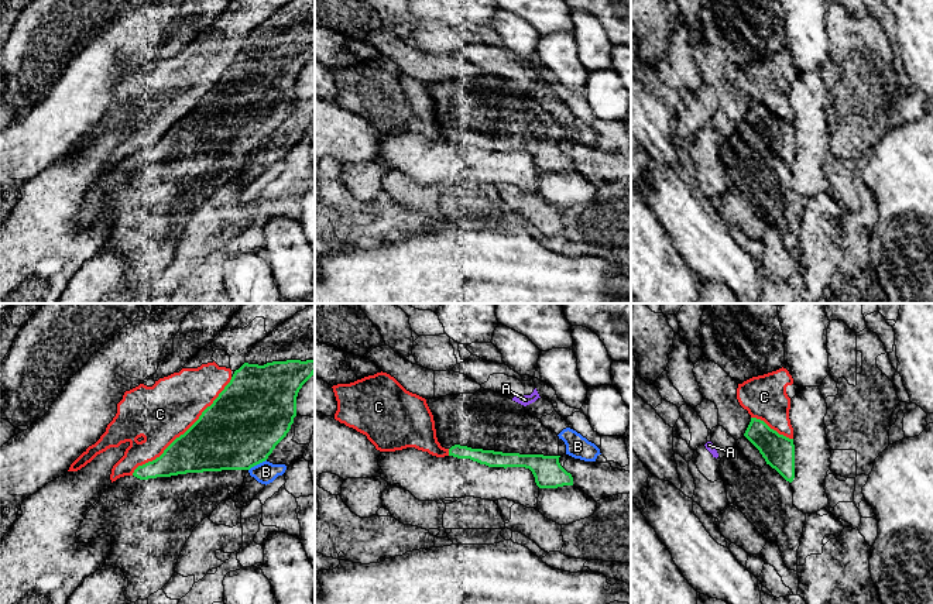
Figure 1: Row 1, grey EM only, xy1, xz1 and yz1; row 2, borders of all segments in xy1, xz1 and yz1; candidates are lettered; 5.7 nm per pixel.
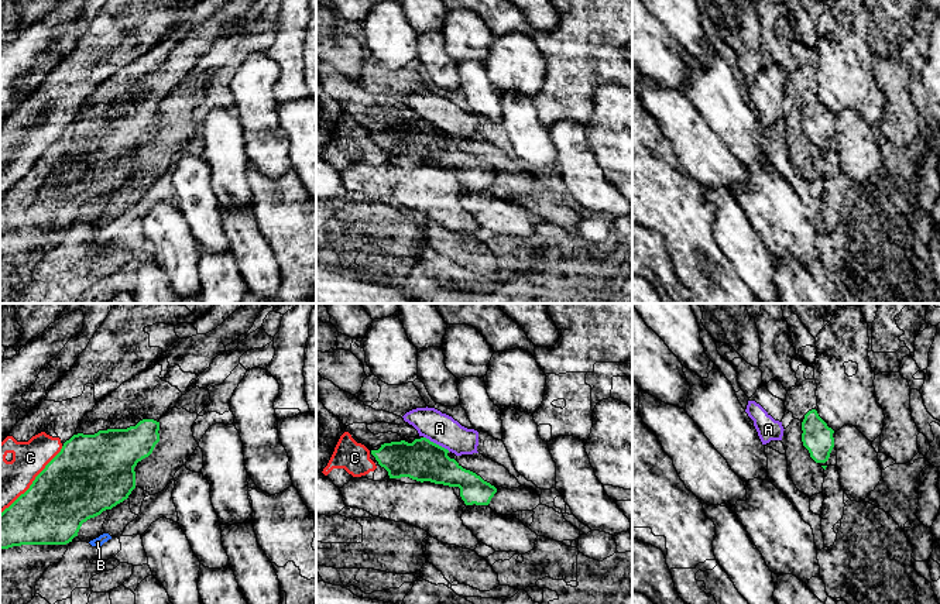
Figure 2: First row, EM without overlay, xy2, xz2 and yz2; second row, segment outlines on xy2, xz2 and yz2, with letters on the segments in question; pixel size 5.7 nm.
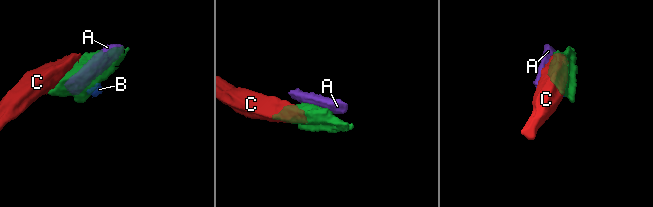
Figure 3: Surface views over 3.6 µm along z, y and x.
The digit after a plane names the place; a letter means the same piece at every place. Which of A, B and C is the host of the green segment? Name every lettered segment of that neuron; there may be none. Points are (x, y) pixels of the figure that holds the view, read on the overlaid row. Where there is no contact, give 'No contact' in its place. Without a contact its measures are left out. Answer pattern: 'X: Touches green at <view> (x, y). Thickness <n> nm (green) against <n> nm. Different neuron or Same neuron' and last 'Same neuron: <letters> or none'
A: Touches green at xz2 (435, 443). Thickness 240 nm (green) against 180 nm. Different neuron
B: Touches green at xy1 (257, 463). Thickness 440 nm (green) against 120 nm. Different neuron
C: Touches green at xy1 (185, 432). Thickness 400 nm (green) against 320 nm. Different neuron
Same neuron: none

